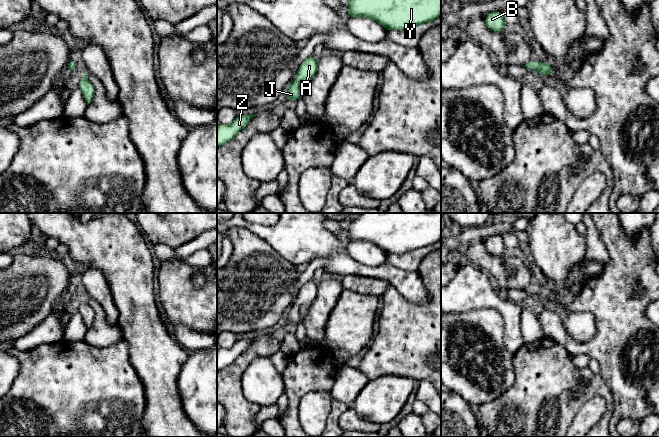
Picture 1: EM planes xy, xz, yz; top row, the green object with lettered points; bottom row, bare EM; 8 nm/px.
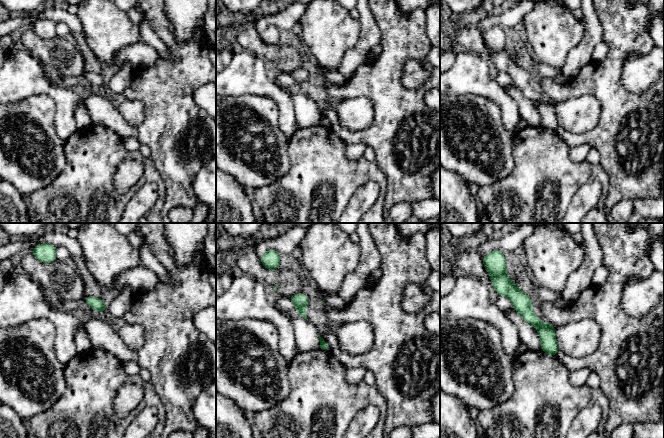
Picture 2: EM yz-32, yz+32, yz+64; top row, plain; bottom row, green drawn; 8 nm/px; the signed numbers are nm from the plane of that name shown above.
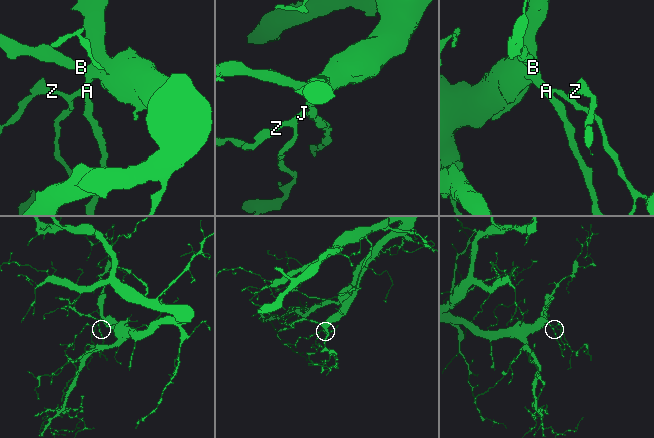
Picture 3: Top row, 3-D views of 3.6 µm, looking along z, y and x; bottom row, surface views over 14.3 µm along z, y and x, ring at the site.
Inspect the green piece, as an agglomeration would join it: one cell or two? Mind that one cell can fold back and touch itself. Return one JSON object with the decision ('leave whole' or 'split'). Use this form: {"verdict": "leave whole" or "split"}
{"verdict": "leave whole"}

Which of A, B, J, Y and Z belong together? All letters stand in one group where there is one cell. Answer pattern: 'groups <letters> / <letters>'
groups A B J Y Z

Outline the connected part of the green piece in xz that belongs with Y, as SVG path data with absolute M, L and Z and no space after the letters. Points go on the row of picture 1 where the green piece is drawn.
M350 0L348 17L368 17L388 30L405 30L441 15L441 0Z

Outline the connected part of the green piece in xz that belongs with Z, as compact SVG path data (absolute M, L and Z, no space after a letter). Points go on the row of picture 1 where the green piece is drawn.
M255 114L237 116L232 124L217 126L217 147L231 141L254 116Z

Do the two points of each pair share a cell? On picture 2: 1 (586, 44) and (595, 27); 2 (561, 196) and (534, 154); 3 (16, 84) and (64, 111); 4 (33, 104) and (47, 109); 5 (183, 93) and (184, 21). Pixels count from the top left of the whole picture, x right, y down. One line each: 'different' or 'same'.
1: same
2: same
3: same
4: same
5: different

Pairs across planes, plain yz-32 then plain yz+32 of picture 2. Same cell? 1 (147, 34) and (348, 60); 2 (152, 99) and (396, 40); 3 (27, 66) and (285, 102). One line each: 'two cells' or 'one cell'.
1: one cell
2: one cell
3: one cell

